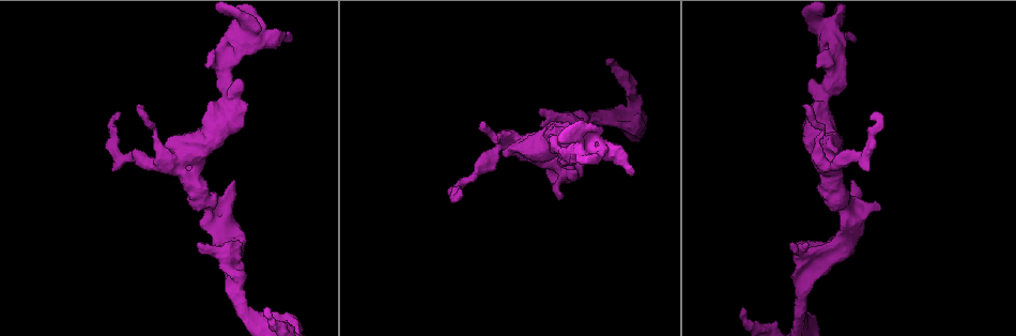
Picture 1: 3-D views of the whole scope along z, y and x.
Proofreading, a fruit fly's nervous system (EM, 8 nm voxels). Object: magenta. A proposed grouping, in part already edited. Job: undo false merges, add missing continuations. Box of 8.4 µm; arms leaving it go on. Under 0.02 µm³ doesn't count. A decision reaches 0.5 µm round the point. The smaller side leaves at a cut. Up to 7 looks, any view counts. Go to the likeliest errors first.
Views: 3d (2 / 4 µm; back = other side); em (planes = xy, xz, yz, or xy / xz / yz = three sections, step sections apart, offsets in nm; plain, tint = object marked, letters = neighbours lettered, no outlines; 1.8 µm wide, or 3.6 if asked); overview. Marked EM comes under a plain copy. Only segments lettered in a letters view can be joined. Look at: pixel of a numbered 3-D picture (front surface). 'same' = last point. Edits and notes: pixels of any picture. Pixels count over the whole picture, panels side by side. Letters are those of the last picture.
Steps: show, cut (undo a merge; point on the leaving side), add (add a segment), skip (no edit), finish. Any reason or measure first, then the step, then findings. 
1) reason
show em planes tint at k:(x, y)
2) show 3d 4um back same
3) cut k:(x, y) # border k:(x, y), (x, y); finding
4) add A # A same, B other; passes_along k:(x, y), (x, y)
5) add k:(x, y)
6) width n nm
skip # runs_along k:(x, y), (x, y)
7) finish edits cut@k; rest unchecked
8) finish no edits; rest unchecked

an open end
show 3d 2um at 1:(117, 111)

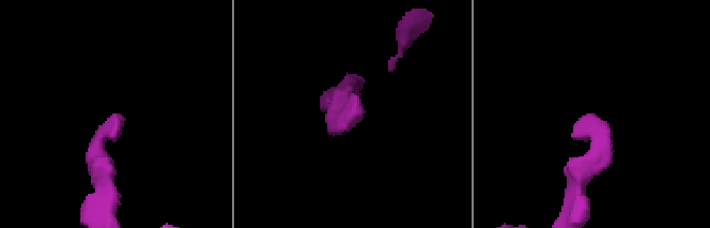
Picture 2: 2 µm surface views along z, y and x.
show em planes tint at 2:(360, 106)

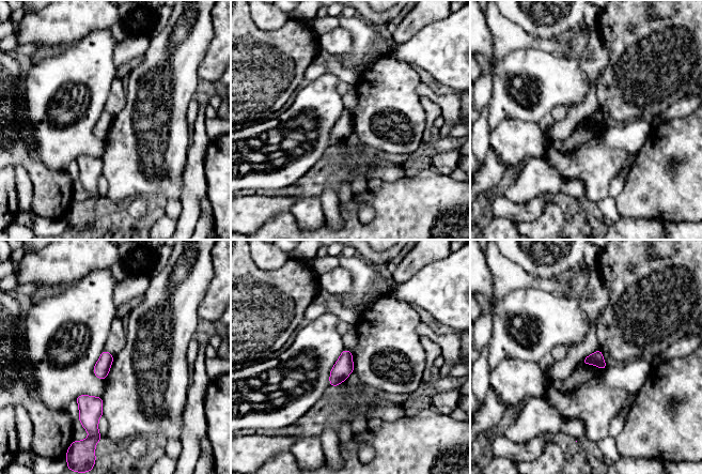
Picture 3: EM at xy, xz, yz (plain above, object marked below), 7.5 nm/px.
show em planes letters same

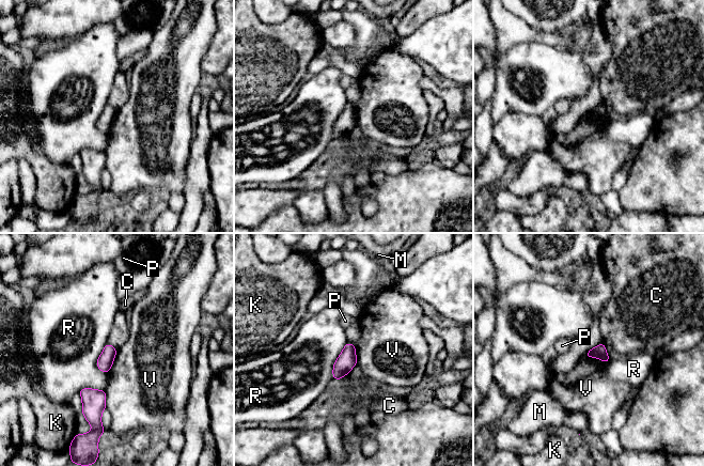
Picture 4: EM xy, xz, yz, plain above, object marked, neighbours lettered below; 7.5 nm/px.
longest_contact R 300 nm
skip # C other, K other, M other, P other, R other, V other; border 4:(118, 350), (108, 373); no lettered segment goes on from it

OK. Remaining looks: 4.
an open end
show 3d 4um at 1:(608, 63)

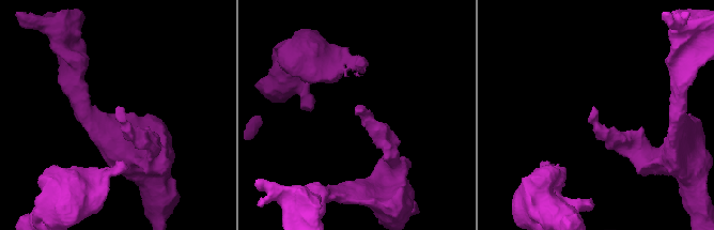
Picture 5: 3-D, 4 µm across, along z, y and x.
now the EM
show em planes letters at 5:(115, 108)

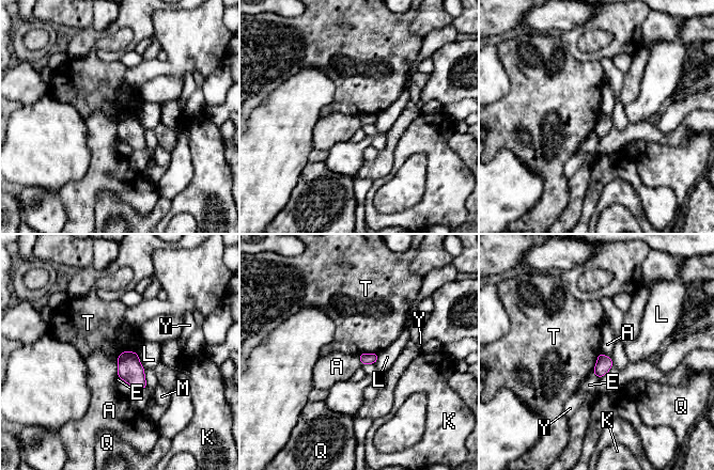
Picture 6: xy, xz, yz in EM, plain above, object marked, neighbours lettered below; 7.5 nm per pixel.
longest_contact A 160 nm
skip # A other, E other, K other, L other, M other, Q other, T other, Y other; border 6:(137, 353), (121, 351), (118, 355); no lettered segment goes on from it

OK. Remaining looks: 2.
two arms in line, one across
show 3d 4um at 1:(227, 103)

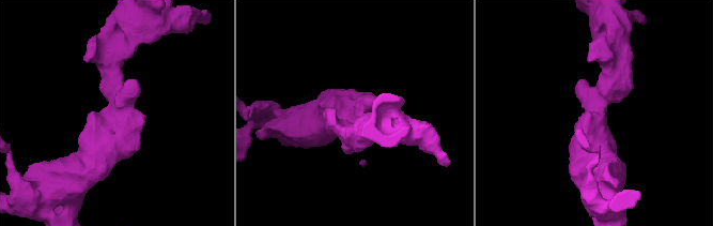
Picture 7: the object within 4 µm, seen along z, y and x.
show em planes letters at 7:(114, 115)

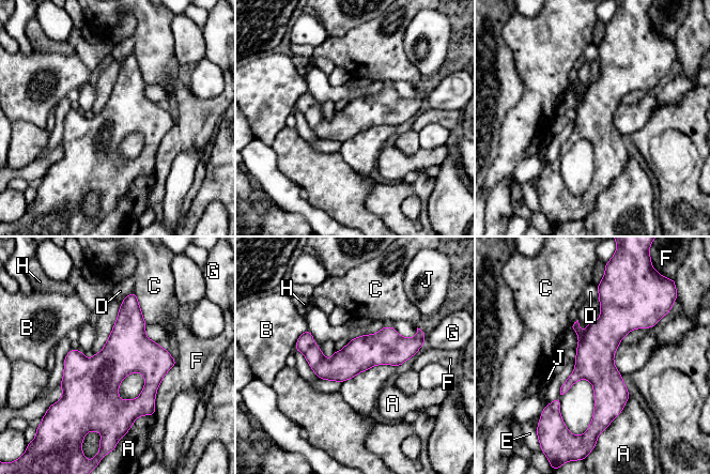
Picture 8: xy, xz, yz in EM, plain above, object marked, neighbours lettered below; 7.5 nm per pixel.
skip # A other, B other, C other, D other, E other, F other, G other, H other, J other; runs_along 8:(606, 293), (604, 411), (600, 421); continuous, no second neuron

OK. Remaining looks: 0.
finish no edits; rest unchecked

